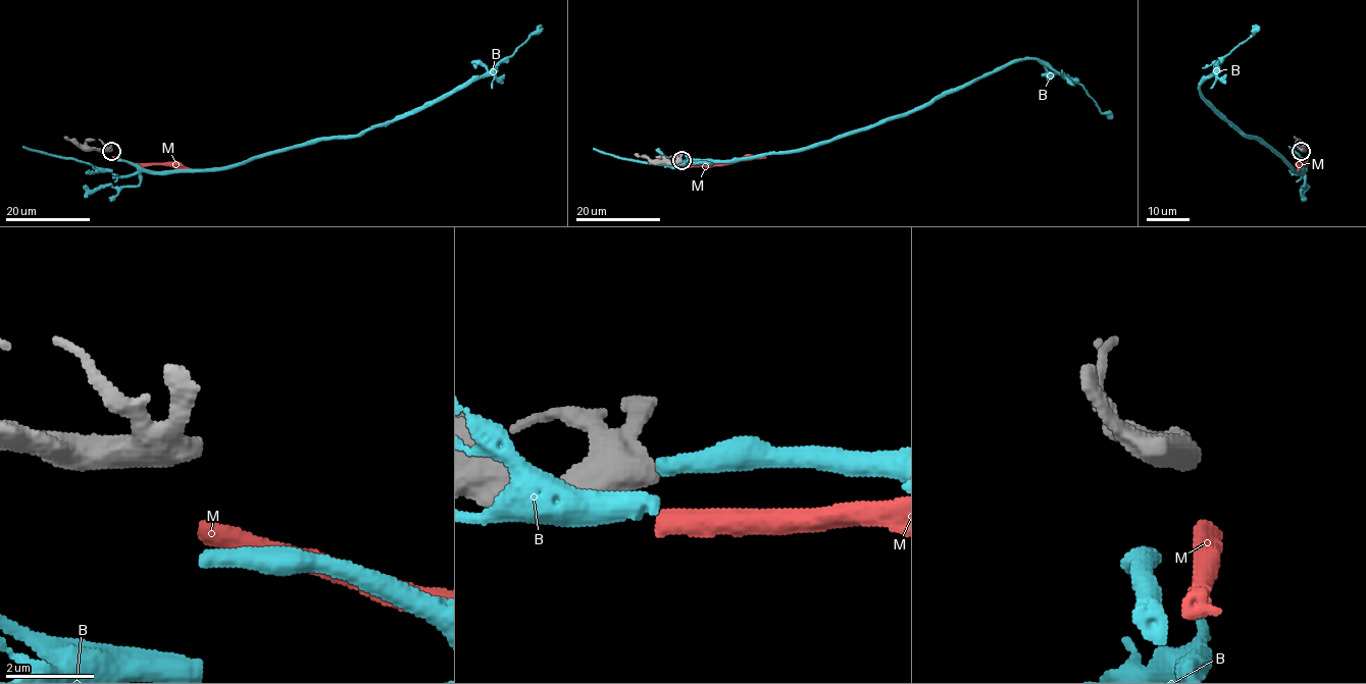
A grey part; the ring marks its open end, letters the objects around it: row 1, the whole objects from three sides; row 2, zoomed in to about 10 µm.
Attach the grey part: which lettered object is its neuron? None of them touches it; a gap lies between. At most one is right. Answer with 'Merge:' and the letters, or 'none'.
Merge: B

